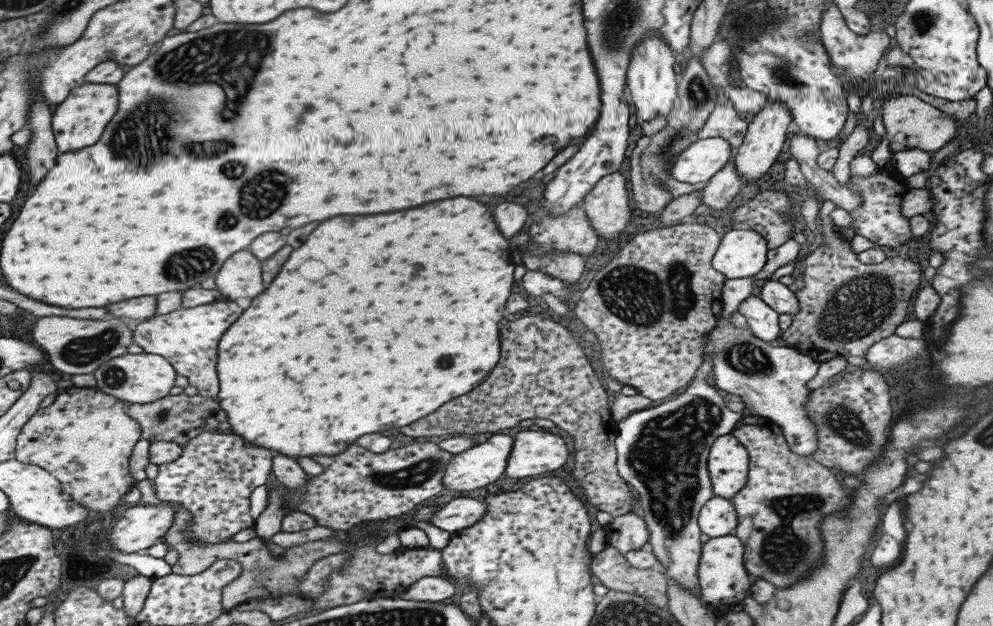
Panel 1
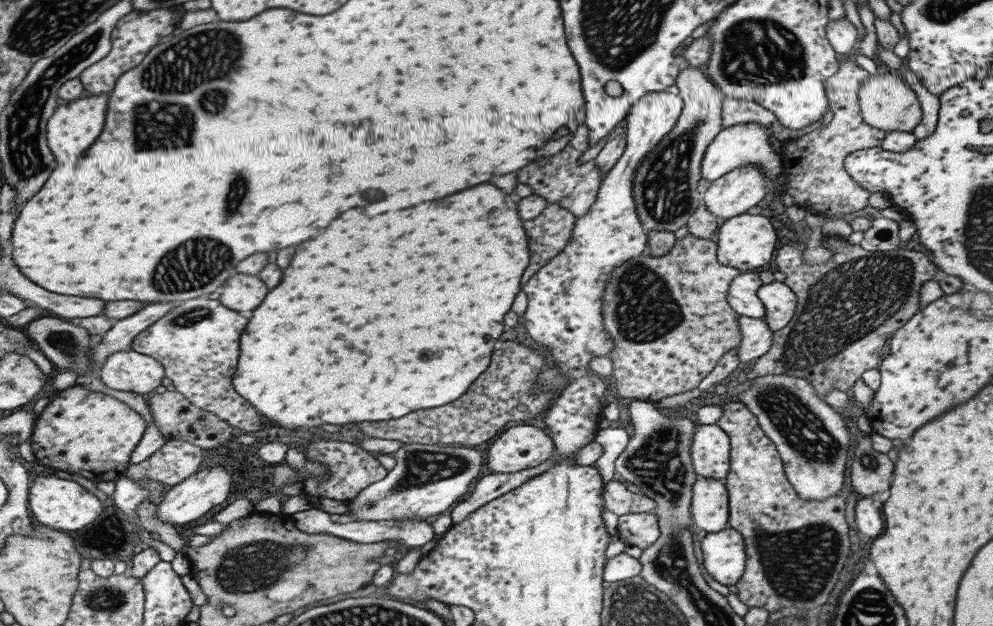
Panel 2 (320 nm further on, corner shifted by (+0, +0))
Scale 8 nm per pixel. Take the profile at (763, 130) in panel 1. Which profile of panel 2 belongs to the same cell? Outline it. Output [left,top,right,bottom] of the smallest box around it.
[701,166,765,220]

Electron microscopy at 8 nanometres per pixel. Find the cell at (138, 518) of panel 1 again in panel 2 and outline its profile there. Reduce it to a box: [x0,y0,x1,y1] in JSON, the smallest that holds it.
[155,466,233,528]

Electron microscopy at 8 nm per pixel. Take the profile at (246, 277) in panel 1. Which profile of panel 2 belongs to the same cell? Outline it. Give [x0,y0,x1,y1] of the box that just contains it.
[218,272,267,312]

